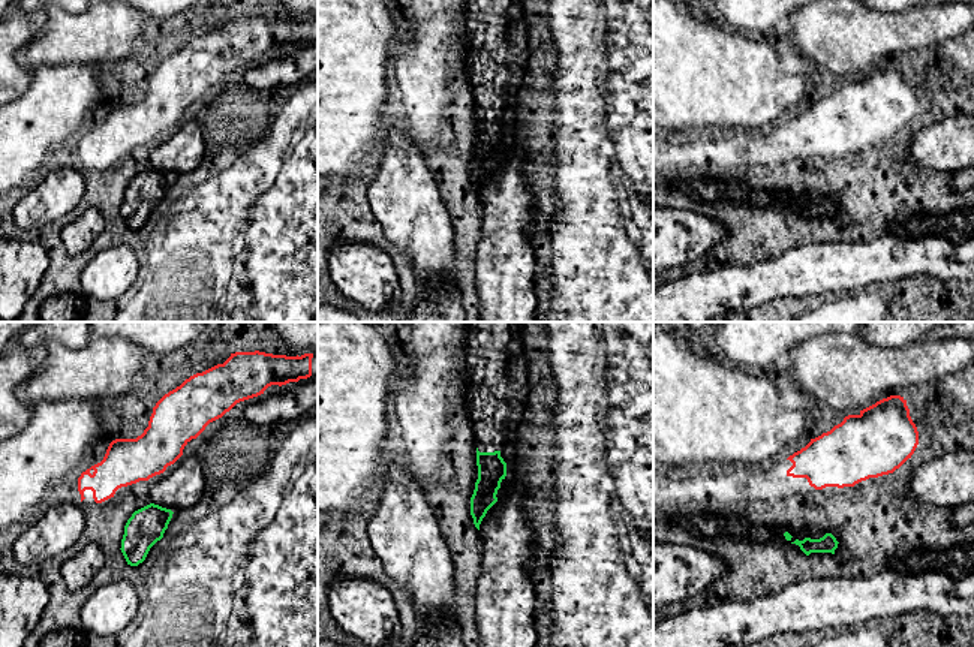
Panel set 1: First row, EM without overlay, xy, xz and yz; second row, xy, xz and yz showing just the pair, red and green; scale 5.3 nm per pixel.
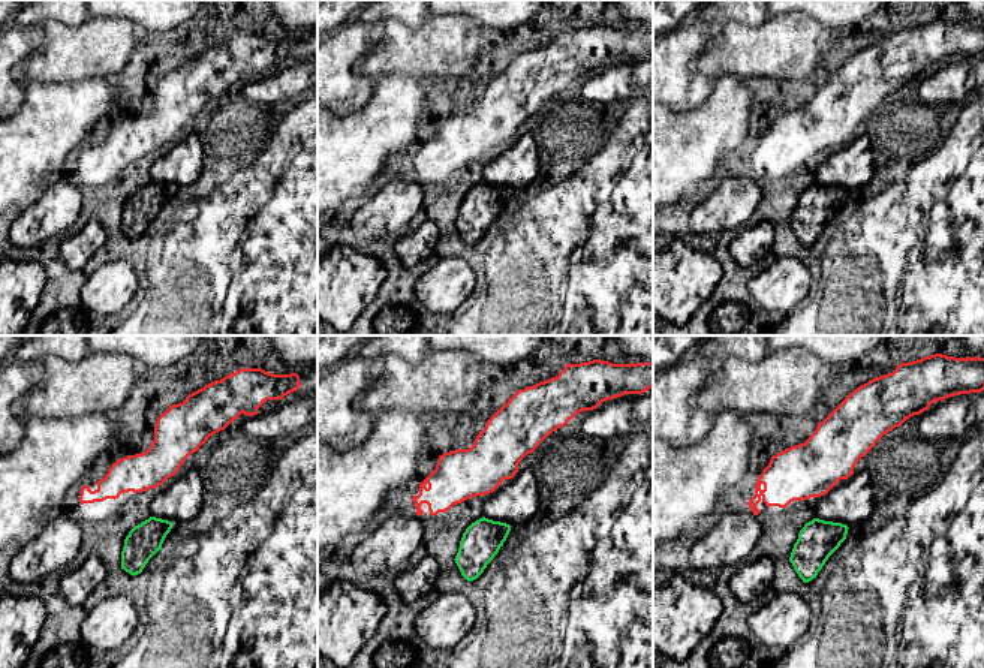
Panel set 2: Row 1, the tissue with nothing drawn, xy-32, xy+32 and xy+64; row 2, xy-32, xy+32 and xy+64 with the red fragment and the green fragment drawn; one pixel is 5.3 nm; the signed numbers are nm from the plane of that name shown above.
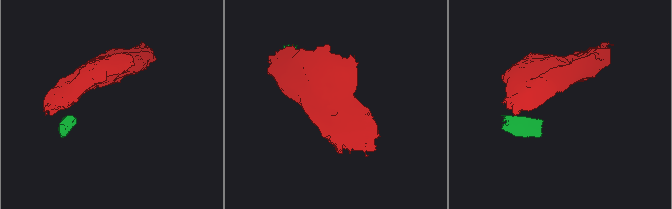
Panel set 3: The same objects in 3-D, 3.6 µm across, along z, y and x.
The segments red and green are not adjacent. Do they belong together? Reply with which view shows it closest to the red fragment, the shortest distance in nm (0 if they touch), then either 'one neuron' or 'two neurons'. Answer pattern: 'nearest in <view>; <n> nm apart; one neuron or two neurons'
nearest in xy; 130 nm apart; two neurons

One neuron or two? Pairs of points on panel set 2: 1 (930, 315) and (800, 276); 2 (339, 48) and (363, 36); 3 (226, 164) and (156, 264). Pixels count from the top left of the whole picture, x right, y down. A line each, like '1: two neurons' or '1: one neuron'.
1: two neurons
2: one neuron
3: one neuron

